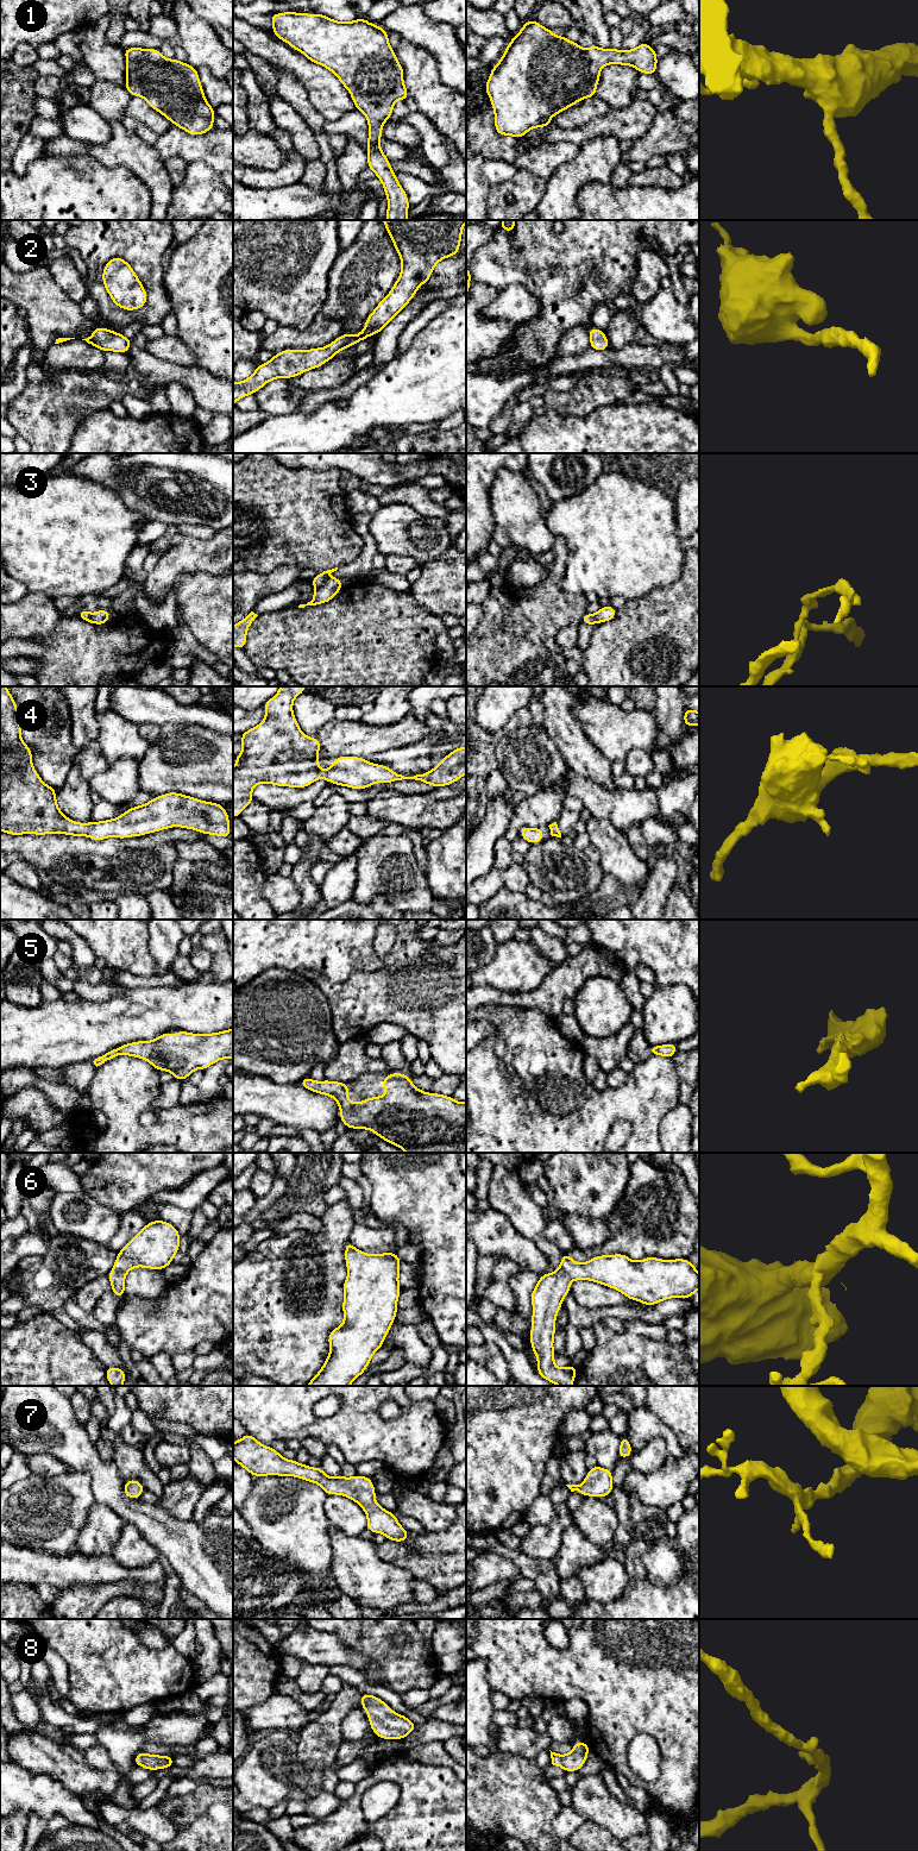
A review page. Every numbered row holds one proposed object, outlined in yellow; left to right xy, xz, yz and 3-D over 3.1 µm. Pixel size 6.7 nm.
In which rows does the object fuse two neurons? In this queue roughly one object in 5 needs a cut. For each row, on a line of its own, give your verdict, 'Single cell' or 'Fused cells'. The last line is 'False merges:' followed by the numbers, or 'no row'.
1: Single cell
2: Single cell
3: Fused cells
4: Single cell
5: Single cell
6: Single cell
7: Single cell
8: Single cell
False merges: 3

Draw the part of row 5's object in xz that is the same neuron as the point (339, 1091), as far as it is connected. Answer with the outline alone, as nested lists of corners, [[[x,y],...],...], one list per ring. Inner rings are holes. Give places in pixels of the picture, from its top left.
[[[395,1072],[383,1078],[384,1097],[353,1104],[348,1102],[348,1083],[314,1081],[308,1075],[298,1085],[333,1097],[348,1129],[367,1129],[405,1153],[466,1153],[466,1102],[423,1092],[407,1074]]]

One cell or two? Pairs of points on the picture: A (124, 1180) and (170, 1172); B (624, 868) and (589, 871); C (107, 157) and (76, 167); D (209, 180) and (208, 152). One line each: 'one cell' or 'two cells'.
A: one cell
B: two cells
C: two cells
D: two cells

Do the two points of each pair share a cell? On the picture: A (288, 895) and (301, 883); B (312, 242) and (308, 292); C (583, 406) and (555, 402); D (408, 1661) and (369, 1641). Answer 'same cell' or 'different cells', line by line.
A: different cells
B: same cell
C: same cell
D: same cell

